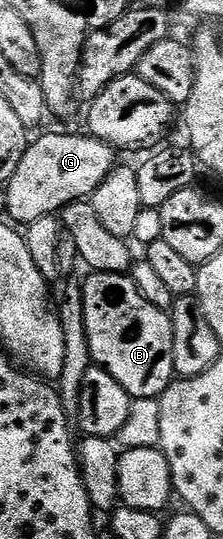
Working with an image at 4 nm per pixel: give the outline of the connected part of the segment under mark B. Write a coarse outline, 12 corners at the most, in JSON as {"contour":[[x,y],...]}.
{"contour":[[133,278],[82,284],[92,360],[134,399],[175,379],[173,318]]}

